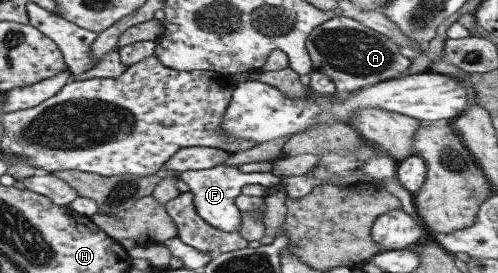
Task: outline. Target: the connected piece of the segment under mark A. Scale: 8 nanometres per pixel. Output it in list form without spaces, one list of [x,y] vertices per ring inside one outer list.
[[[334,16],[317,26],[307,38],[313,72],[321,72],[332,79],[337,93],[348,93],[391,78],[402,76],[412,59],[392,39],[360,24],[353,18]]]

